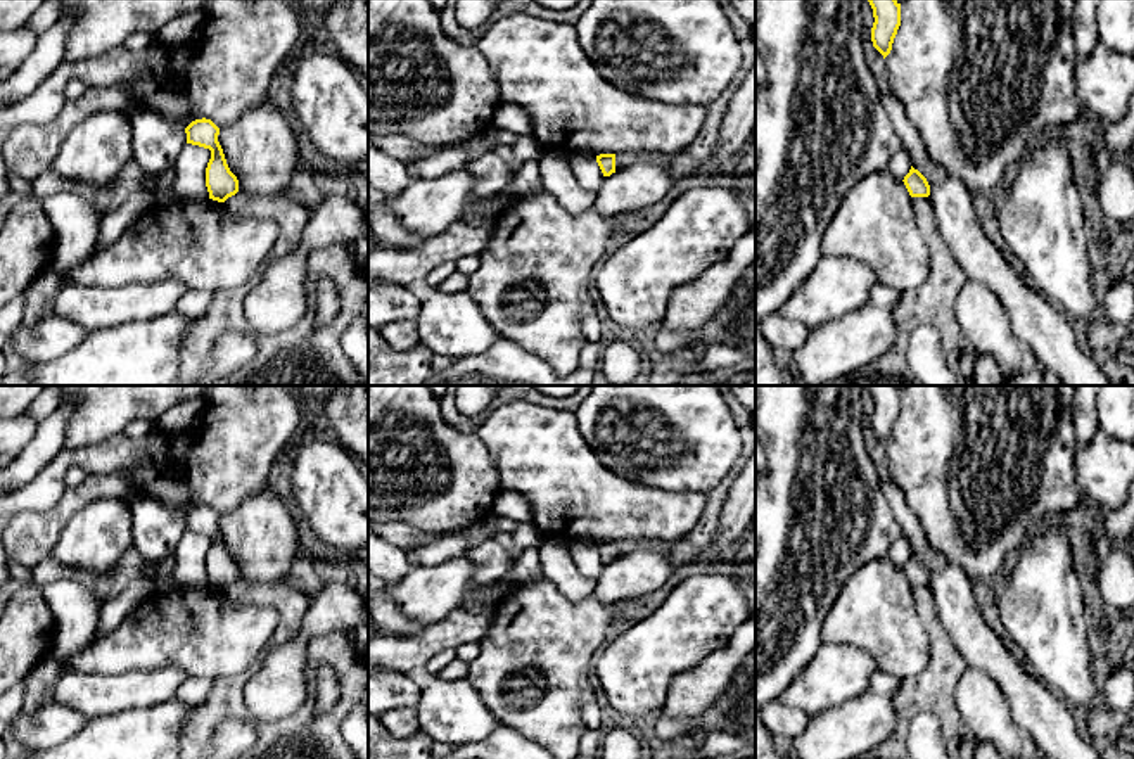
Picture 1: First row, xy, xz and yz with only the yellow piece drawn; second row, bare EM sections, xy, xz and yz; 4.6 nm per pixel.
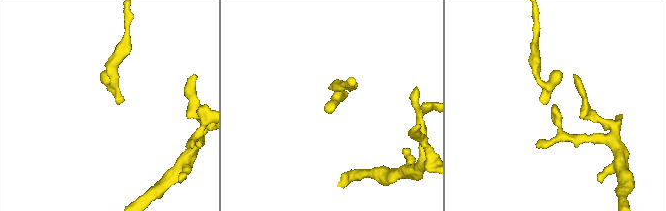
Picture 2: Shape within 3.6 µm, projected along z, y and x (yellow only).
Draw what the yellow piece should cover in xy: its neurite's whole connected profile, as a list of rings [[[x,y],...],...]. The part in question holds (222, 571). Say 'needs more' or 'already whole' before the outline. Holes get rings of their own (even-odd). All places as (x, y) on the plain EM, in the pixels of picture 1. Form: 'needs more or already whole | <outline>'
already whole | [[[195,507],[187,515],[187,531],[211,538],[211,546],[206,555],[206,574],[209,586],[225,590],[239,579],[239,567],[230,558],[223,536],[218,529],[220,515],[211,507]]]

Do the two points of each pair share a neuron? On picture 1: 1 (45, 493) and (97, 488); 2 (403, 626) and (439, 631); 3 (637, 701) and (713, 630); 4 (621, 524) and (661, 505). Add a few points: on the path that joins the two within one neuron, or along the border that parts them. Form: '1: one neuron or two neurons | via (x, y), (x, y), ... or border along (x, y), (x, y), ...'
1: two neurons | border along (63, 495), (45, 510), (25, 510)
2: two neurons | border along (422, 630), (414, 635), (386, 637)
3: one neuron | via (650, 680), (692, 638)
4: one neuron | via (631, 514), (650, 512)

